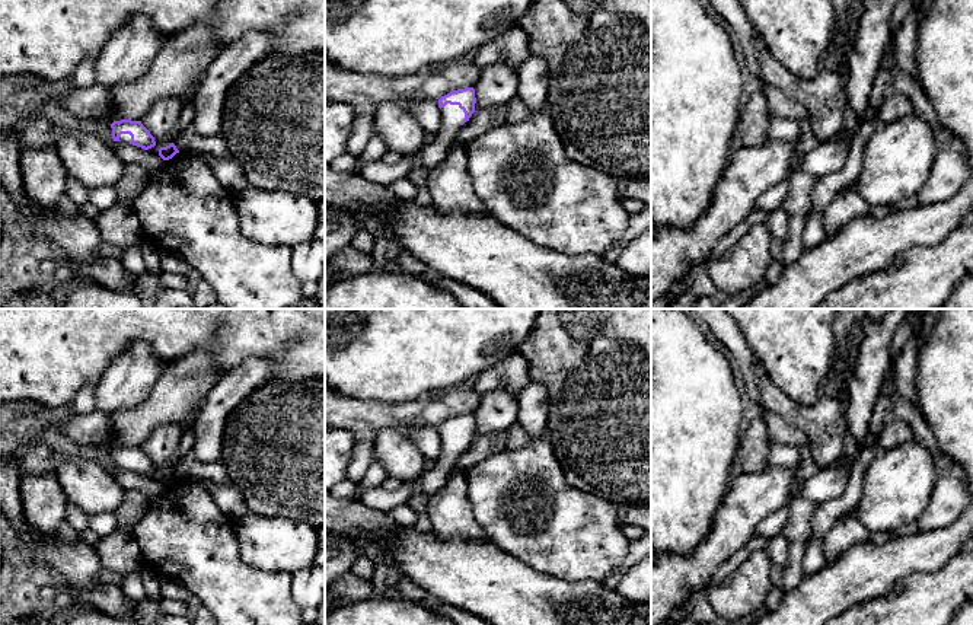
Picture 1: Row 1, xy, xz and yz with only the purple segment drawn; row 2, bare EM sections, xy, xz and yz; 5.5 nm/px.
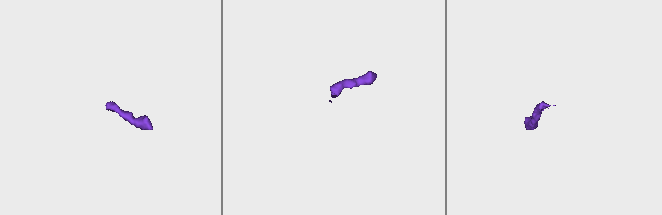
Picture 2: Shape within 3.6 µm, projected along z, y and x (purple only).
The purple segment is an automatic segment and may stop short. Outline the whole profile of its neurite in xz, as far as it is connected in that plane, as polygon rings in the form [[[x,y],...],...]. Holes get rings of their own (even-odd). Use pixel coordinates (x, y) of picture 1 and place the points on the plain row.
[[[465,414],[453,417],[438,425],[443,450],[433,469],[424,471],[417,479],[412,497],[425,495],[430,498],[446,482],[449,473],[454,469],[460,453],[469,447],[475,439],[475,415]]]

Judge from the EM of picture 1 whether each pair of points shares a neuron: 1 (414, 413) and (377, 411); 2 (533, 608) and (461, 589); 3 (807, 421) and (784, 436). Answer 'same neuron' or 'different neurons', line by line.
1: same neuron
2: same neuron
3: different neurons

